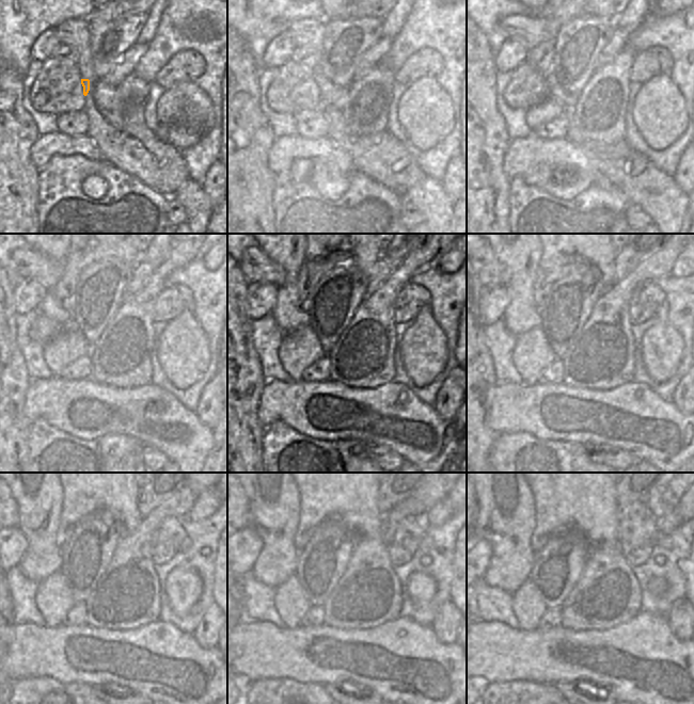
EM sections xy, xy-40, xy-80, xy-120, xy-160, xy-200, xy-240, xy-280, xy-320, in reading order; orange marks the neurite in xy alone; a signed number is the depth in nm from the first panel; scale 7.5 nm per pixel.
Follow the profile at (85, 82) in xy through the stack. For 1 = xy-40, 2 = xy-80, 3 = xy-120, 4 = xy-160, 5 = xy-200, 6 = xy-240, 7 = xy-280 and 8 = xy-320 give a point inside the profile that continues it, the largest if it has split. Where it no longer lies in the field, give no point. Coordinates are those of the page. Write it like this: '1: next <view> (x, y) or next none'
1: next xy-40 (329, 93)
2: next xy-80 (554, 106)
3: next xy-120 (68, 345)
4: next xy-160 (300, 348)
5: next xy-200 (532, 354)
6: next xy-240 (53, 598)
7: next xy-280 (289, 600)
8: next xy-320 (527, 605)

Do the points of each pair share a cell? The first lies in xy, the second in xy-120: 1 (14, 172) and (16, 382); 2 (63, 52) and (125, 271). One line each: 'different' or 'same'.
1: same
2: different

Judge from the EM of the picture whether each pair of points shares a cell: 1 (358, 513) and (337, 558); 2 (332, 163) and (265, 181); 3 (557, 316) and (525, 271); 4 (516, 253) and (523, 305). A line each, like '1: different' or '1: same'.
1: different
2: different
3: different
4: same

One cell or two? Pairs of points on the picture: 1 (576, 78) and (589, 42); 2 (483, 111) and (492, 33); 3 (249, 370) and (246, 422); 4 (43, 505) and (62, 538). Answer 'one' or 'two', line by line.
1: one
2: two
3: one
4: two

